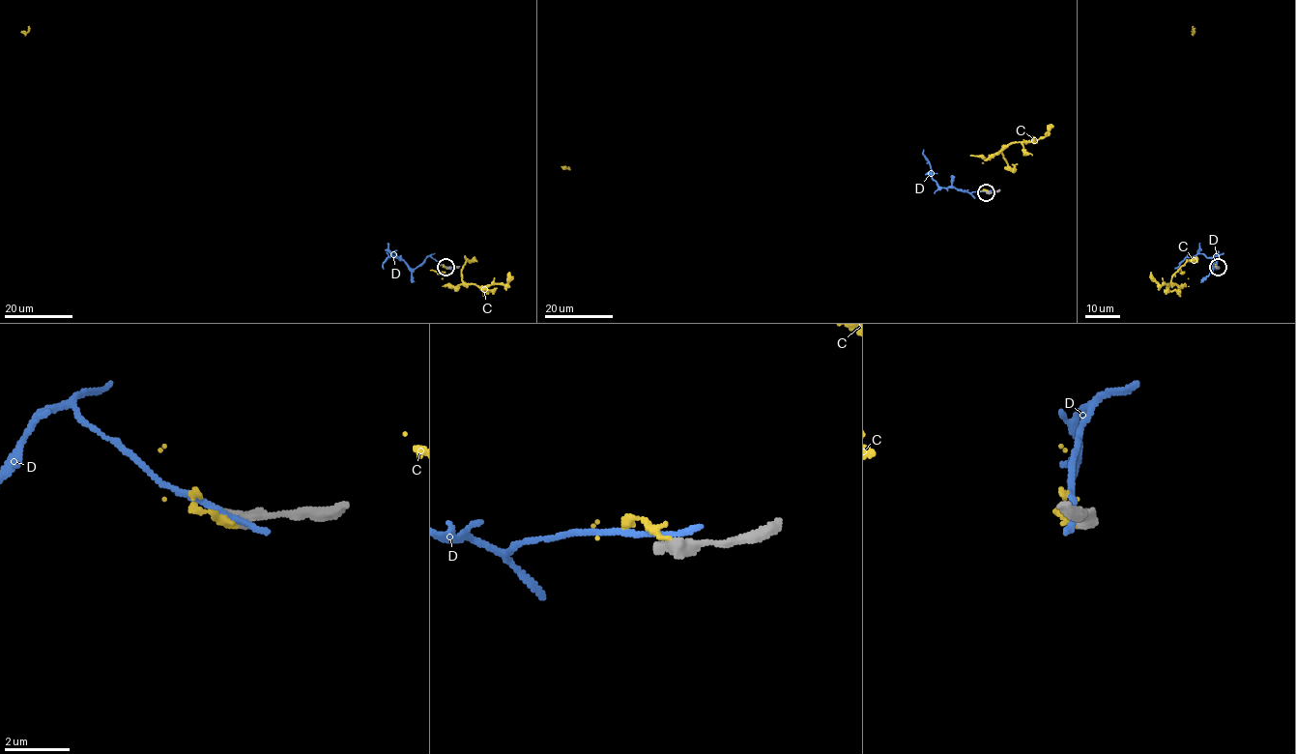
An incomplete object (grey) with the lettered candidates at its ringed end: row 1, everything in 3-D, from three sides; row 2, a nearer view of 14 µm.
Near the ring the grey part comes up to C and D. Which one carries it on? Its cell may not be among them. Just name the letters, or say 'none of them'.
none of them

